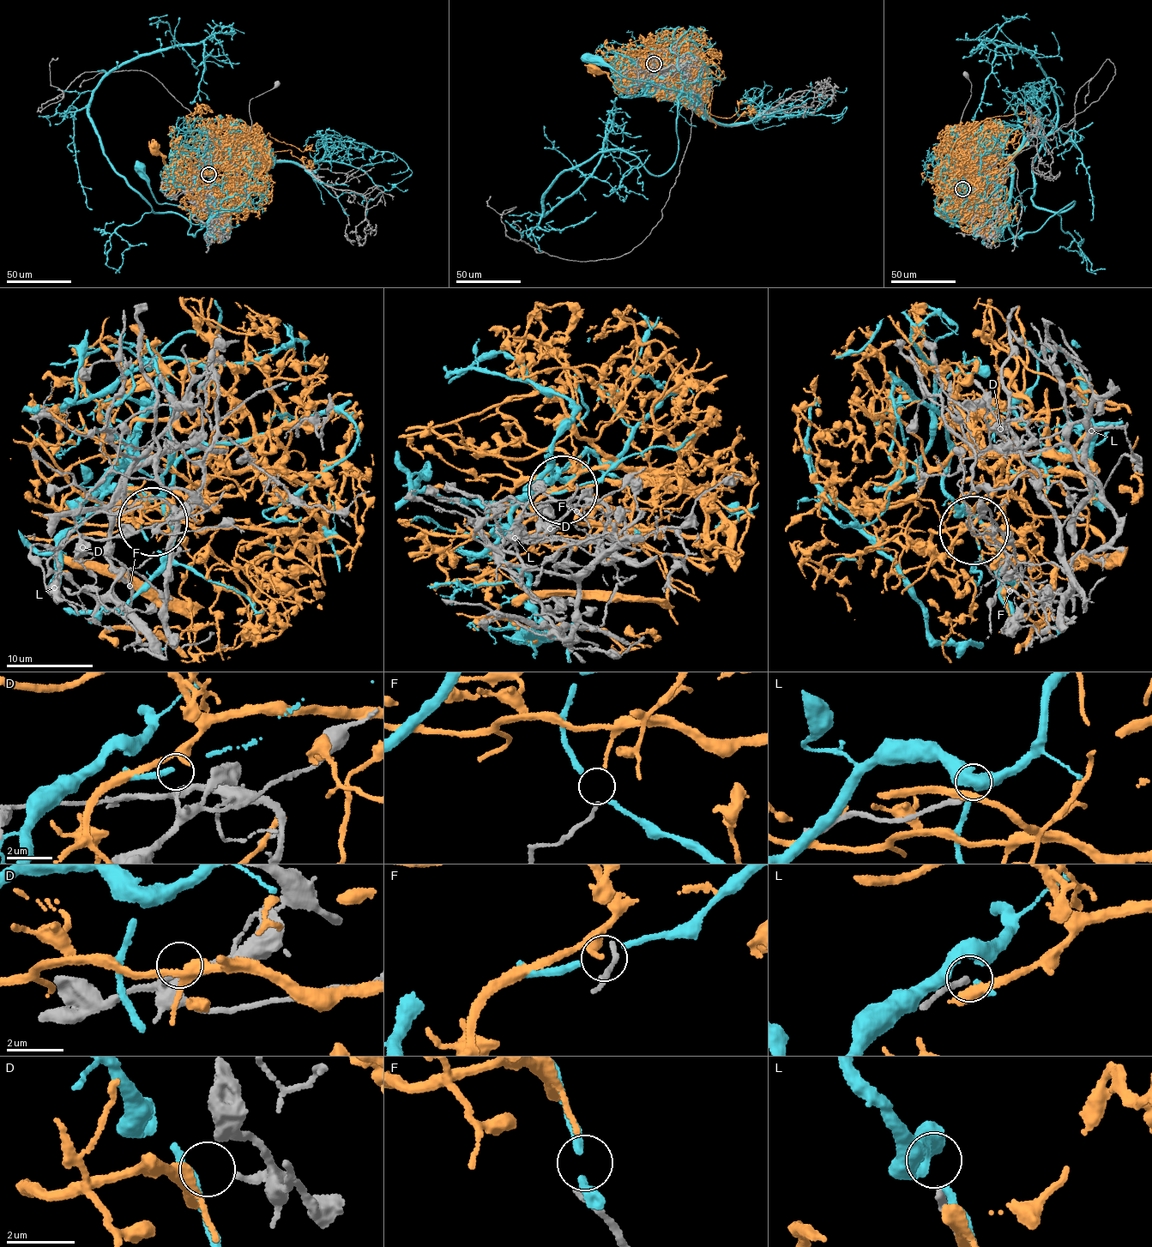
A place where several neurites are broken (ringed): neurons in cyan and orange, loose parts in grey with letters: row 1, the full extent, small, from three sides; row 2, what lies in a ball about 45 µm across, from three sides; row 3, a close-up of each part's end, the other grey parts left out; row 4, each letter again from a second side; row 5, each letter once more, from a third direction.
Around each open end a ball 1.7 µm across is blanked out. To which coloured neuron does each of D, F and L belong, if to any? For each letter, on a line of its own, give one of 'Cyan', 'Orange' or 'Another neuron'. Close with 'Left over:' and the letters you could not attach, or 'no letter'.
D: Another neuron
F: Orange
L: Another neuron
Left over: D, L

